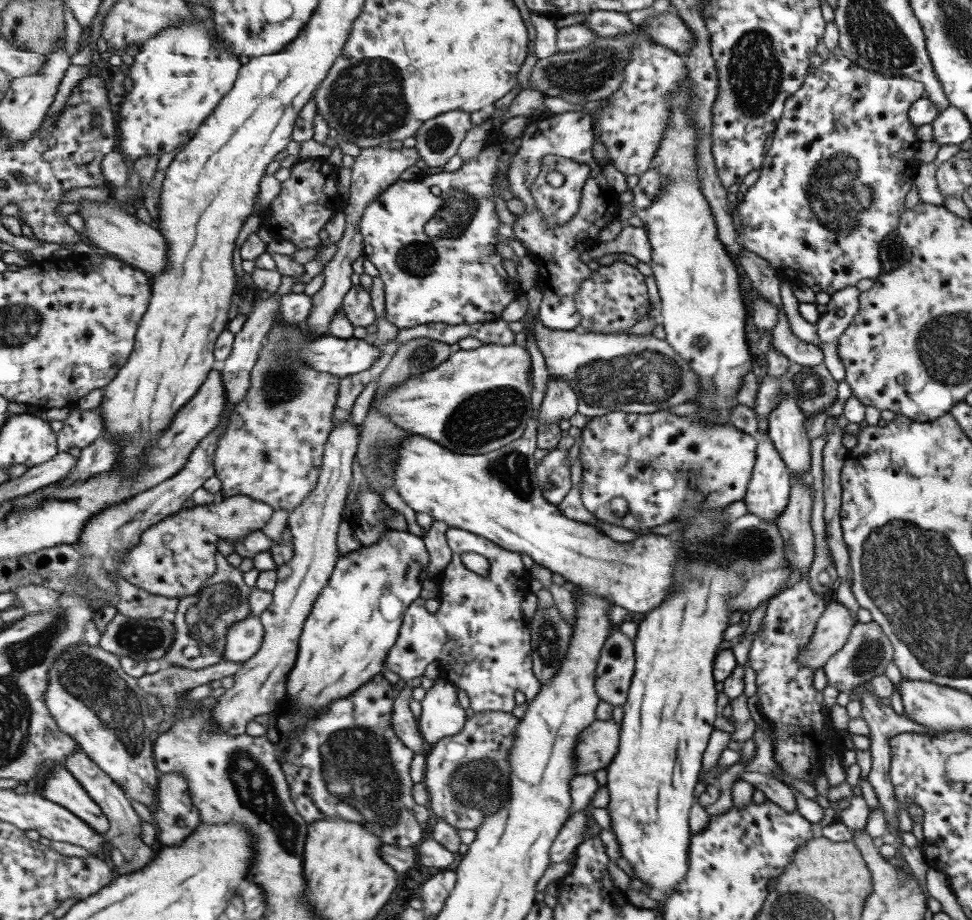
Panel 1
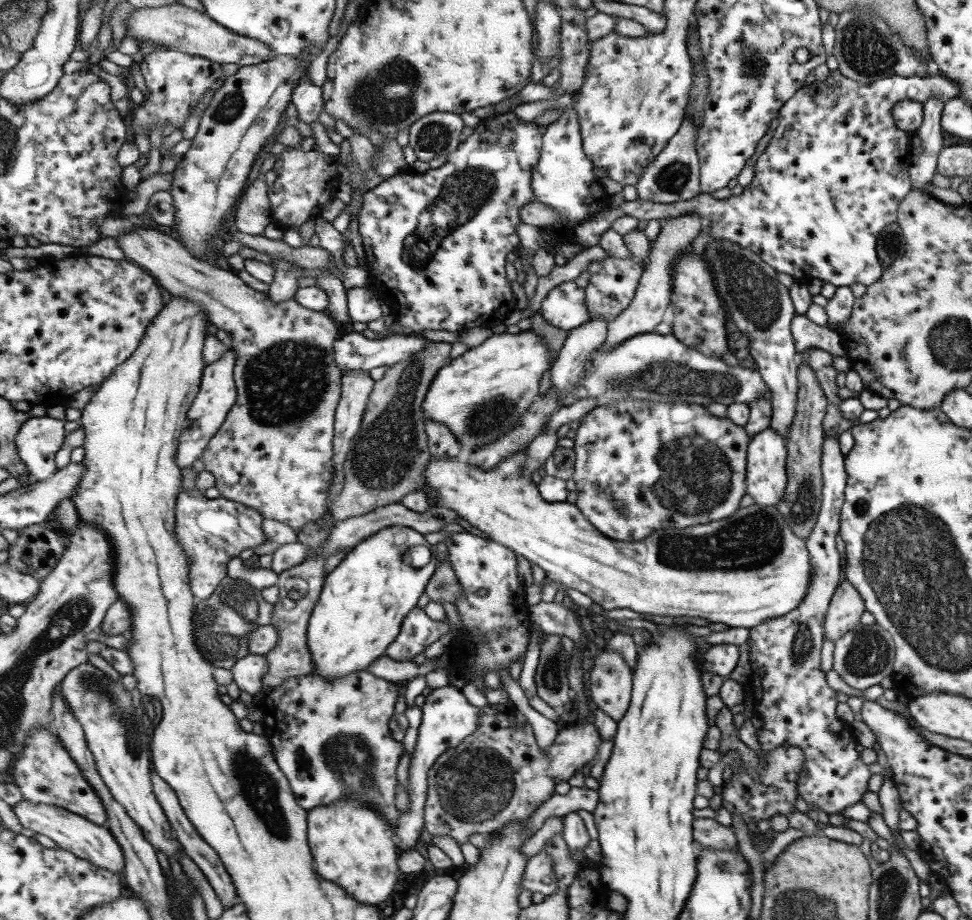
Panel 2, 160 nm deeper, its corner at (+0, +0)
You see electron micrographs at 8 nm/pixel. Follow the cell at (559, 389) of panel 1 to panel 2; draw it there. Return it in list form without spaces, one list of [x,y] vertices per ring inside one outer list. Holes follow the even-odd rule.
[[[590,317],[582,325],[572,328],[559,349],[558,355],[550,366],[551,387],[556,390],[560,398],[560,406],[558,408],[569,406],[577,402],[583,396],[583,390],[577,387],[577,380],[581,372],[583,372],[586,363],[592,357],[592,352],[602,344],[606,337],[606,326],[608,320],[604,318]]]

